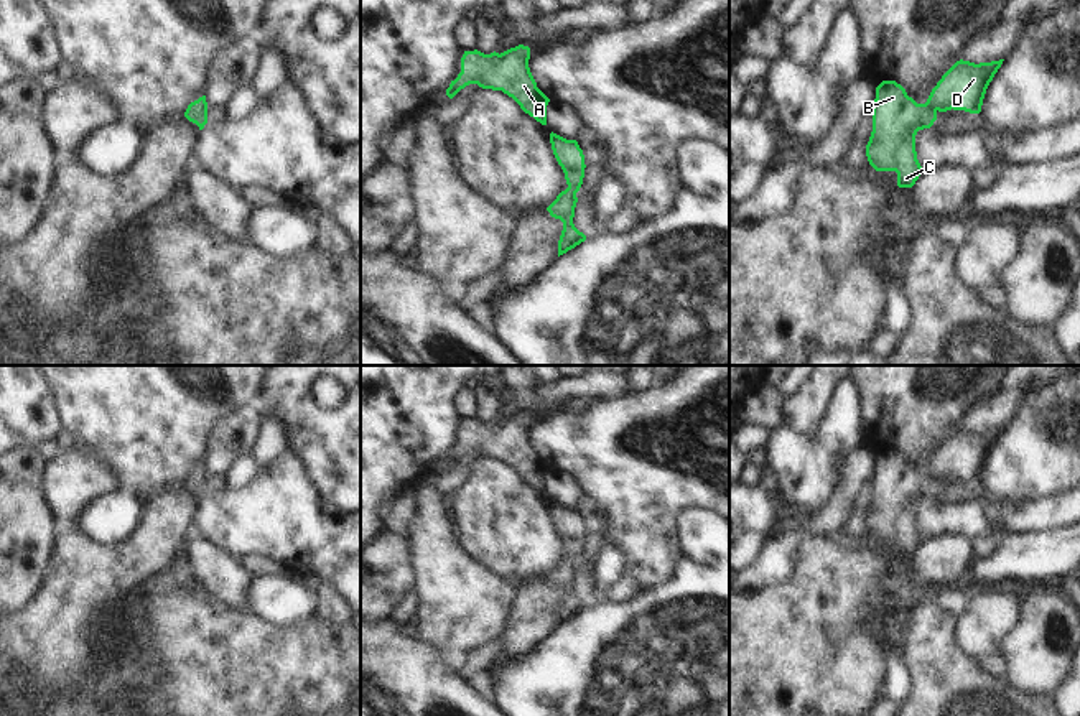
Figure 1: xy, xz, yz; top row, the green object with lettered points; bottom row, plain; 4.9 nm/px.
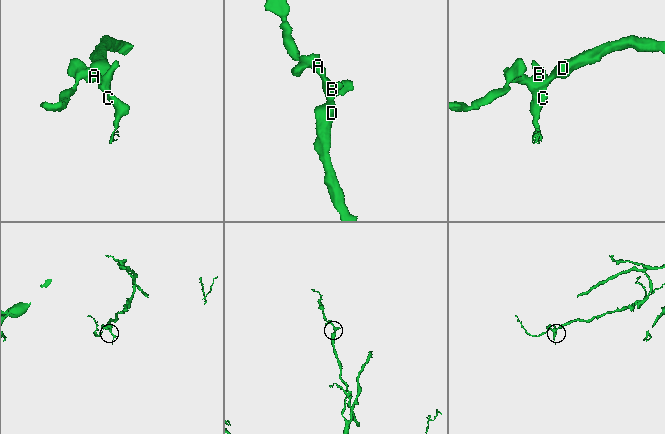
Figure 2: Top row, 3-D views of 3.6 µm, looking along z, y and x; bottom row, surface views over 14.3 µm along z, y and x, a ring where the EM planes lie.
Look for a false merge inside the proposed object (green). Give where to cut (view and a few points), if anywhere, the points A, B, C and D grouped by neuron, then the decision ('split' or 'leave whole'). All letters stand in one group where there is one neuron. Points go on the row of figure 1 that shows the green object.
cut none; groups A B C D; leave whole

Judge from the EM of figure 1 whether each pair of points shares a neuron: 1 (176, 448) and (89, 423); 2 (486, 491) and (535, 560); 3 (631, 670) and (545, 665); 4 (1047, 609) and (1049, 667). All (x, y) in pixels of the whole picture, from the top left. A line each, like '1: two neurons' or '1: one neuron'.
1: one neuron
2: one neuron
3: one neuron
4: one neuron

